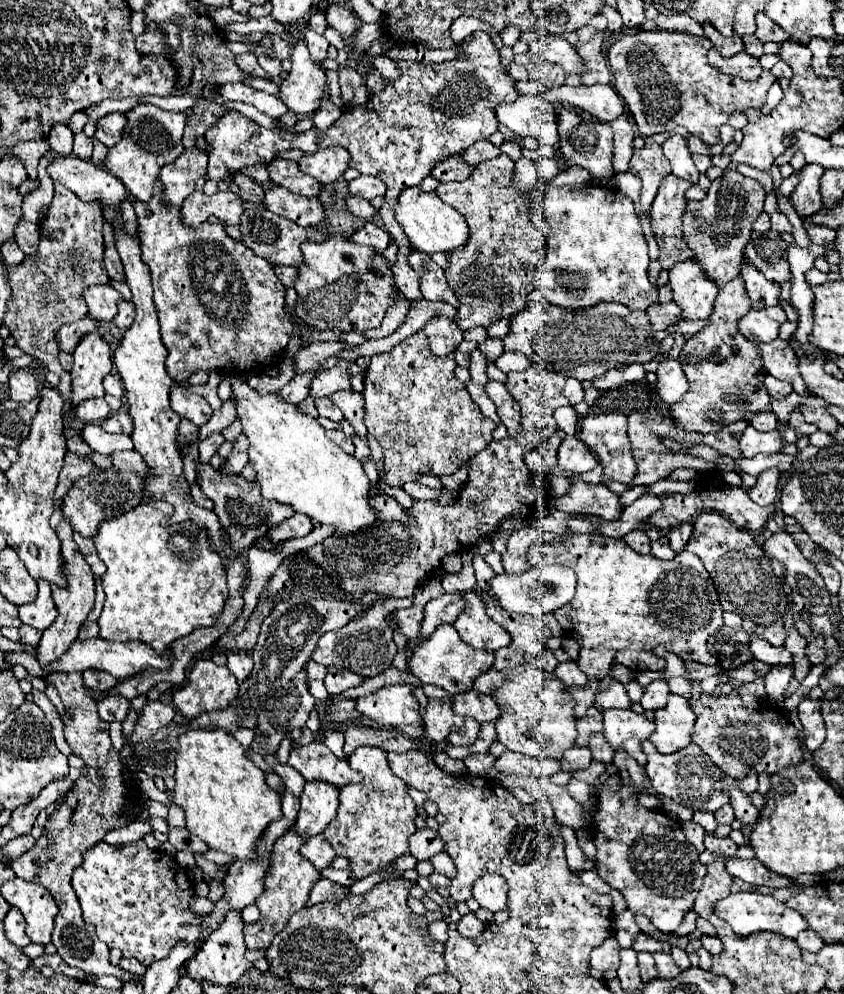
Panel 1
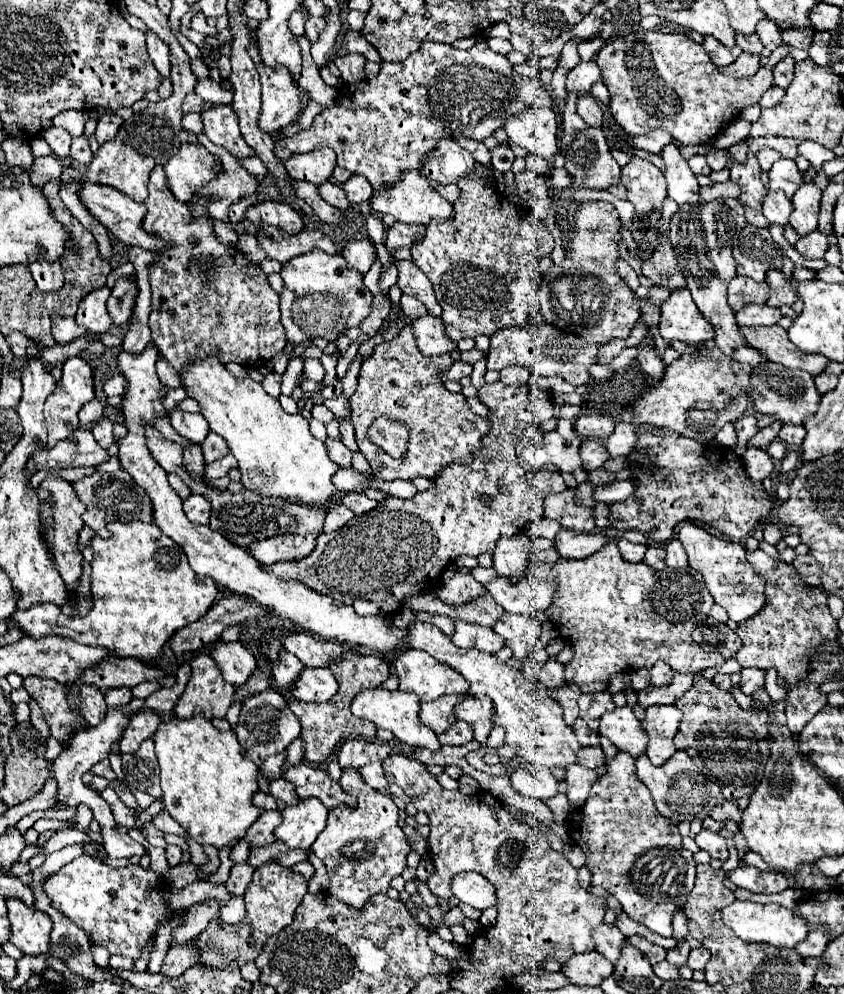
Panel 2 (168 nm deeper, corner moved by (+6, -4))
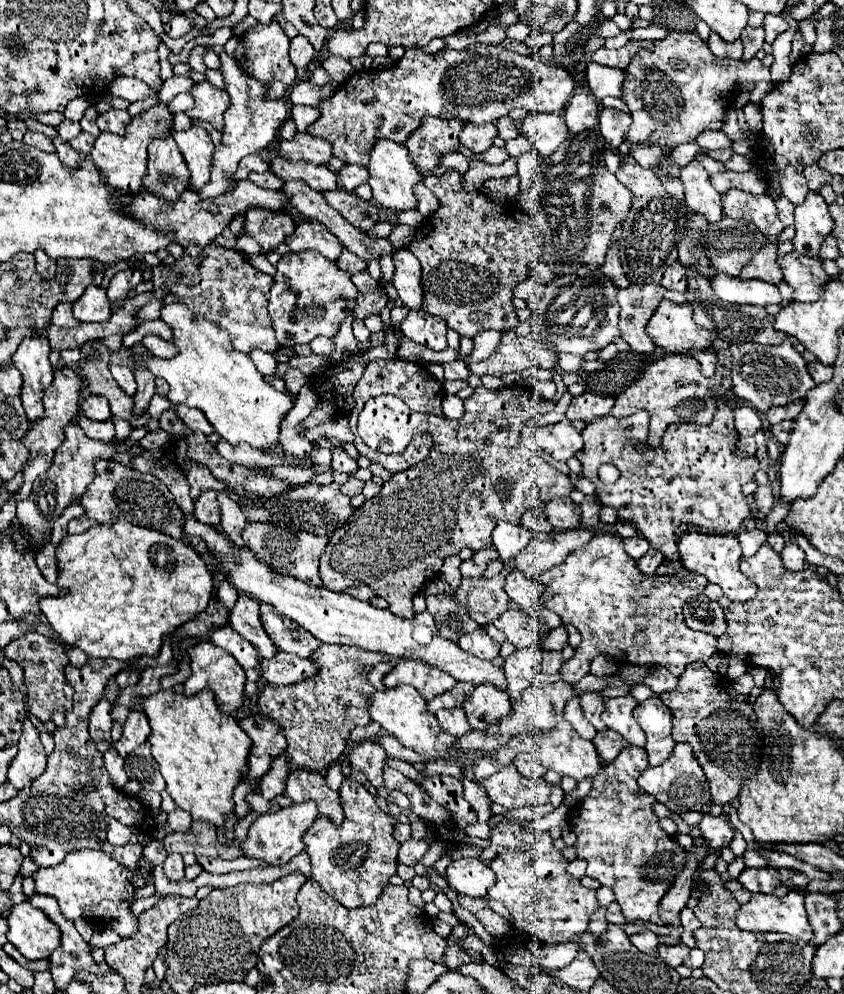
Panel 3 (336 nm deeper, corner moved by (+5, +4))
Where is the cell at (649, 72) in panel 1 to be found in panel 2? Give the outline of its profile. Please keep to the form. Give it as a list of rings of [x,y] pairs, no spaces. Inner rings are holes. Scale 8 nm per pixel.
[[[638,30],[608,42],[598,54],[596,64],[610,90],[610,112],[630,136],[640,136],[662,128],[680,144],[702,144],[724,132],[740,112],[760,102],[762,94],[774,84],[774,62],[760,66],[750,78],[724,76],[716,70],[702,44],[684,34],[664,34]]]

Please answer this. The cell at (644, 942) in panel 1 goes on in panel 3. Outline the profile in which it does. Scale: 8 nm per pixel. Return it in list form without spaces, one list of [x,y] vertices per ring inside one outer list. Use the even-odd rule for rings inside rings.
[[[641,932],[641,934],[635,934],[631,936],[631,942],[635,944],[635,948],[639,948],[641,952],[645,954],[651,954],[651,956],[657,956],[657,946],[659,946],[659,940],[657,940],[657,934],[655,932]]]

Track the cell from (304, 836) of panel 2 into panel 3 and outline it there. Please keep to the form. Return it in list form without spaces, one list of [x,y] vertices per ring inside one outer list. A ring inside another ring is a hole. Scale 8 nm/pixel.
[[[303,802],[303,804],[293,804],[289,808],[281,808],[277,812],[267,812],[261,814],[249,828],[247,838],[239,844],[241,852],[245,852],[247,858],[257,858],[263,860],[271,866],[285,866],[291,862],[293,856],[297,856],[299,852],[303,852],[303,840],[301,836],[305,834],[305,830],[319,818],[317,814],[317,806],[315,802]]]

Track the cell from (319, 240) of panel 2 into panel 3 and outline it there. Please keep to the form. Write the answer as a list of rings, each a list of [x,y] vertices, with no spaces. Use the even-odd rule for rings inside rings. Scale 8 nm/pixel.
[[[307,220],[297,226],[297,230],[285,240],[285,244],[293,252],[303,252],[303,250],[317,250],[329,260],[339,260],[343,246],[335,236],[327,230],[325,224],[317,220]]]

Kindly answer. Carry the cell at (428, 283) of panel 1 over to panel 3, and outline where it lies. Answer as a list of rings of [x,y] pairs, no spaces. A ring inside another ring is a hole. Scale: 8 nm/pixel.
[[[399,248],[399,250],[393,252],[393,262],[395,262],[393,286],[397,290],[399,300],[407,308],[419,310],[421,302],[423,302],[421,264],[419,264],[419,260],[407,248]]]

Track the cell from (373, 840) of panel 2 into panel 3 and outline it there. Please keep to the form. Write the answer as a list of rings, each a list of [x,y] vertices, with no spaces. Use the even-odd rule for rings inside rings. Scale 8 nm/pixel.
[[[347,778],[339,790],[343,806],[343,824],[337,828],[327,818],[317,818],[303,834],[305,852],[311,858],[311,880],[345,908],[371,906],[383,892],[389,878],[397,872],[399,842],[393,838],[393,816],[385,814],[373,796],[353,778]]]

